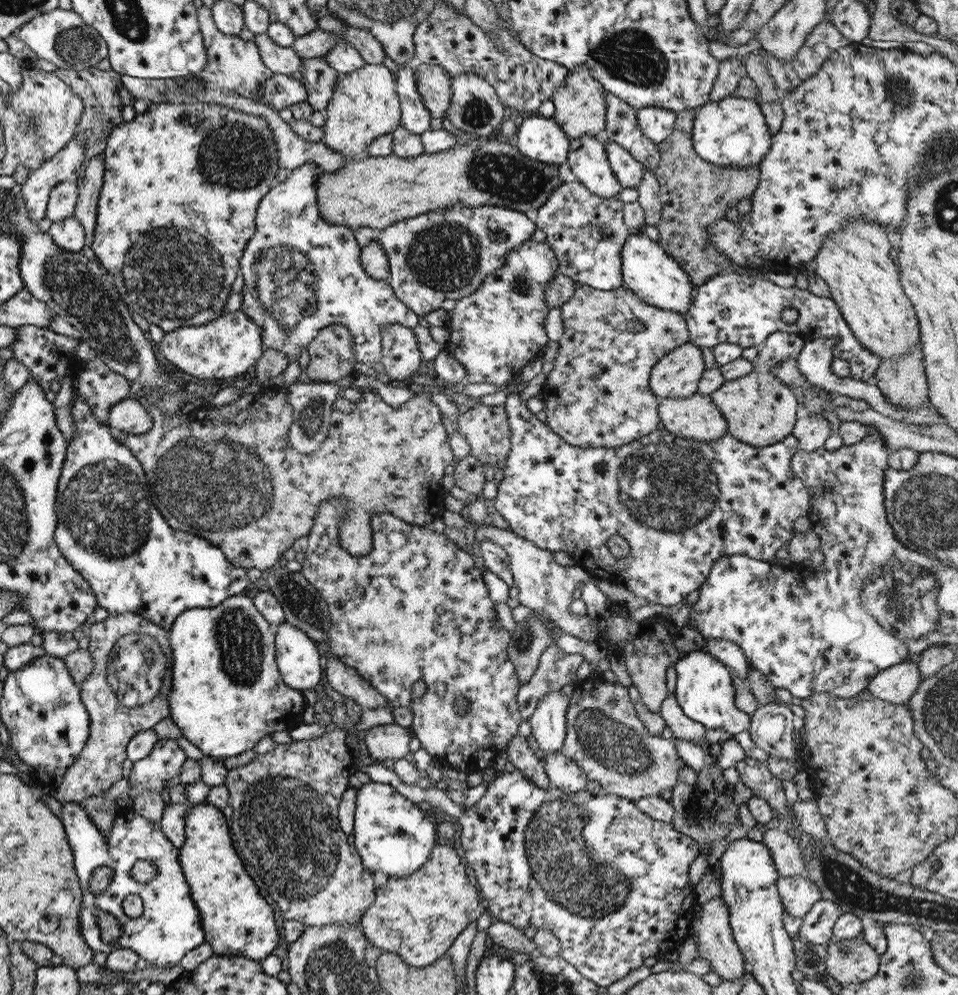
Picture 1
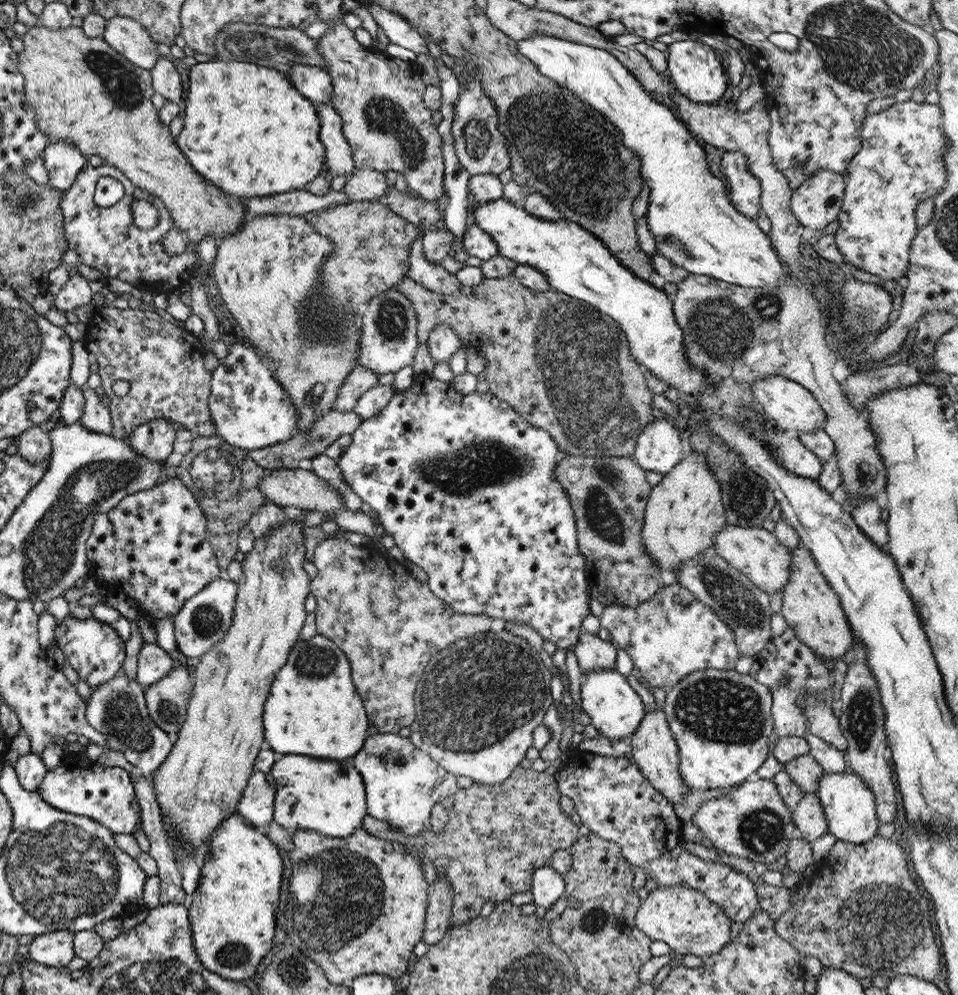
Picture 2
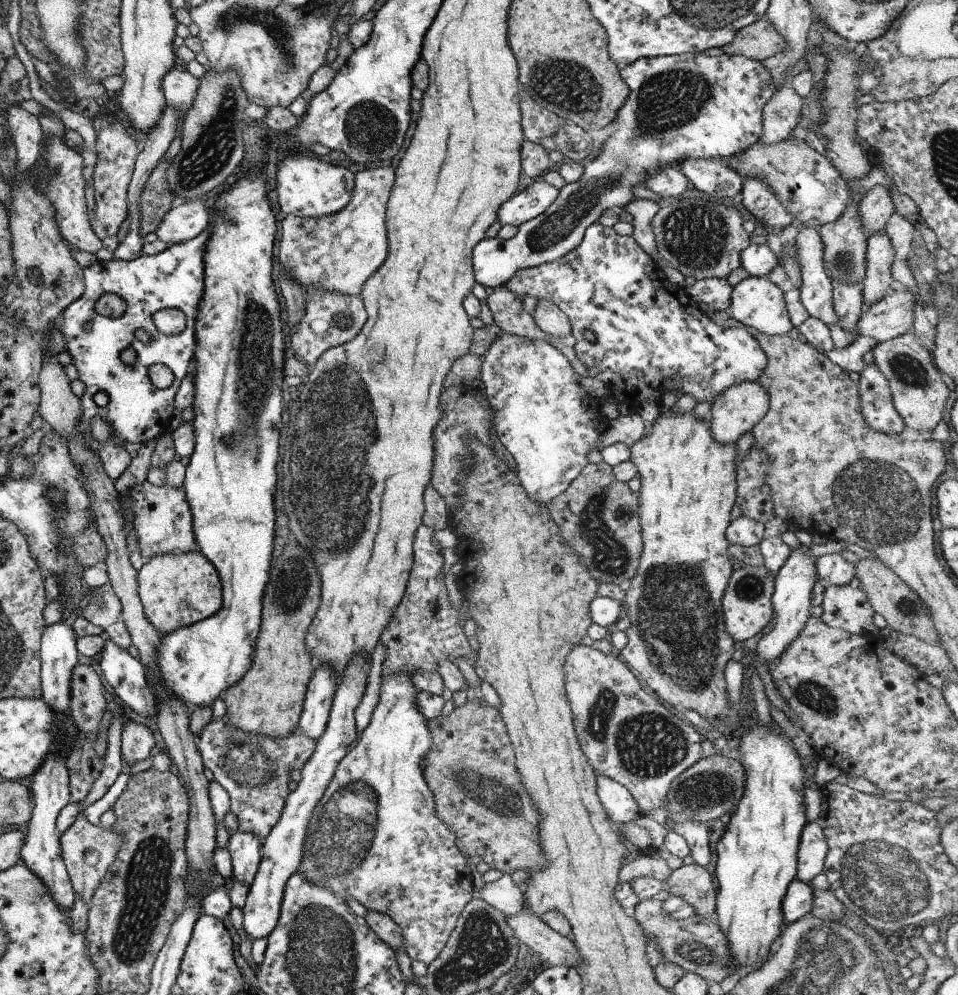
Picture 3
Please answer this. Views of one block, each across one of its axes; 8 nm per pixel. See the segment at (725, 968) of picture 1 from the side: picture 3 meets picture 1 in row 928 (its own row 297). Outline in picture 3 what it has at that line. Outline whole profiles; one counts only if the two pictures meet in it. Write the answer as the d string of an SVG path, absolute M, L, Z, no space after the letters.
M708 278L695 280L692 286L686 289L691 301L696 305L703 302L714 310L727 312L730 307L730 292L726 278Z

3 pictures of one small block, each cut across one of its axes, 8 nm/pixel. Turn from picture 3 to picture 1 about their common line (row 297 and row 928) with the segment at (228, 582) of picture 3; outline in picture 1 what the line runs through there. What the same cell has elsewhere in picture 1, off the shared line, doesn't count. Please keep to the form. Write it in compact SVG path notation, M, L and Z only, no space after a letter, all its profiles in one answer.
M207 802L193 805L187 811L184 819L184 842L178 848L178 861L183 878L189 889L189 896L199 911L201 929L203 929L205 943L215 955L239 956L260 962L276 947L279 934L275 927L273 910L253 886L251 878L245 874L243 862L235 853L229 836L228 822L221 813L221 809Z

